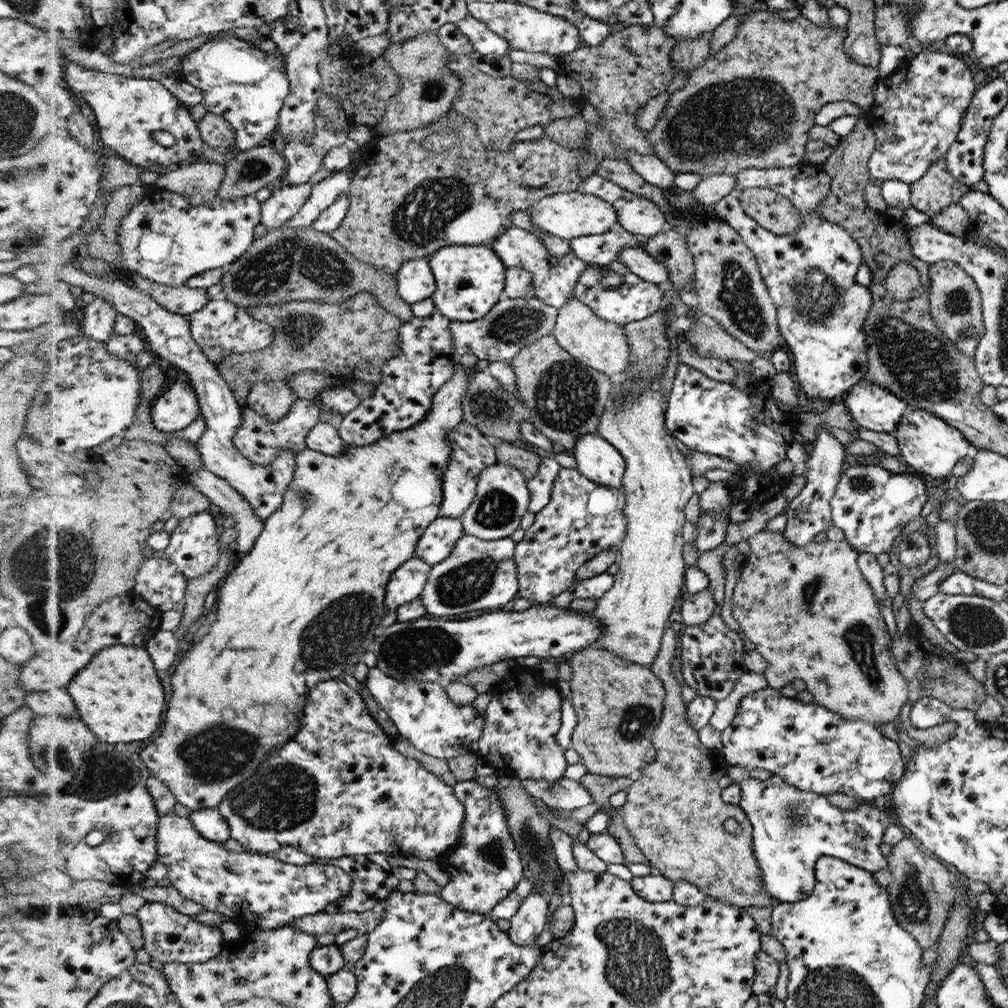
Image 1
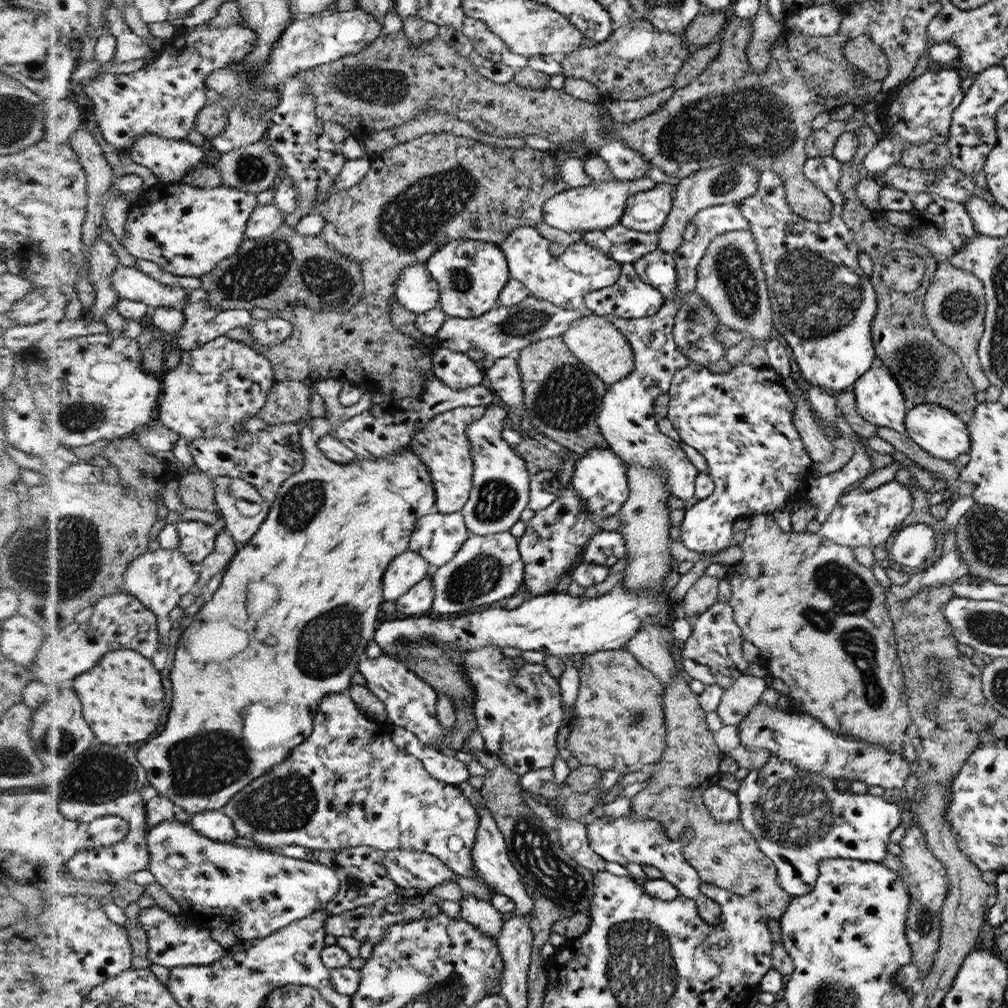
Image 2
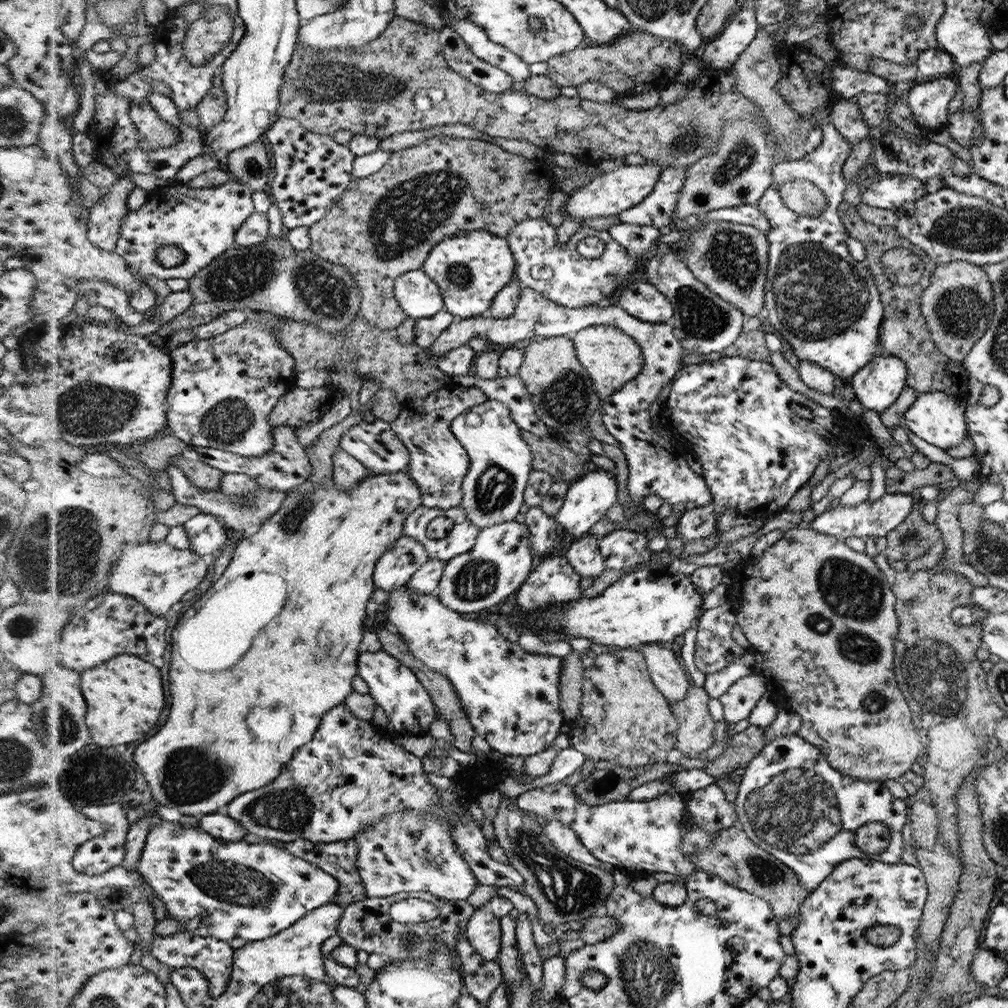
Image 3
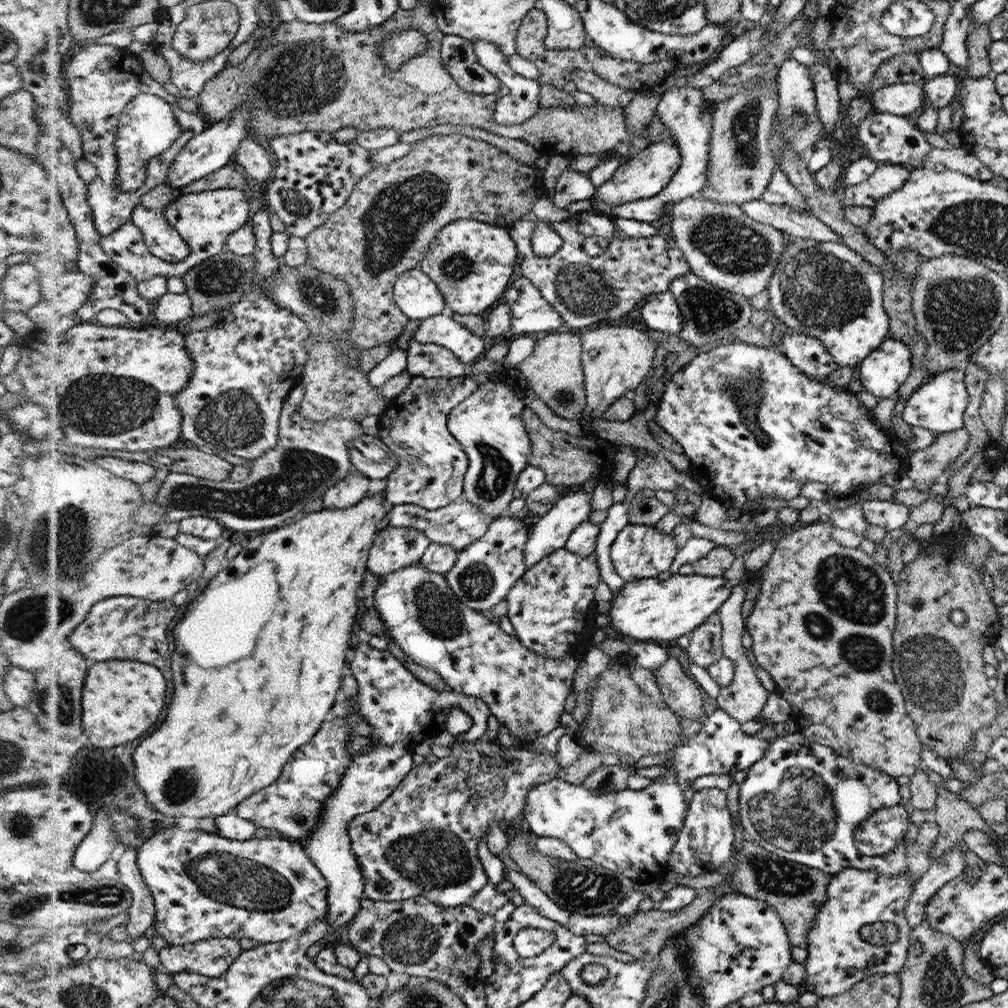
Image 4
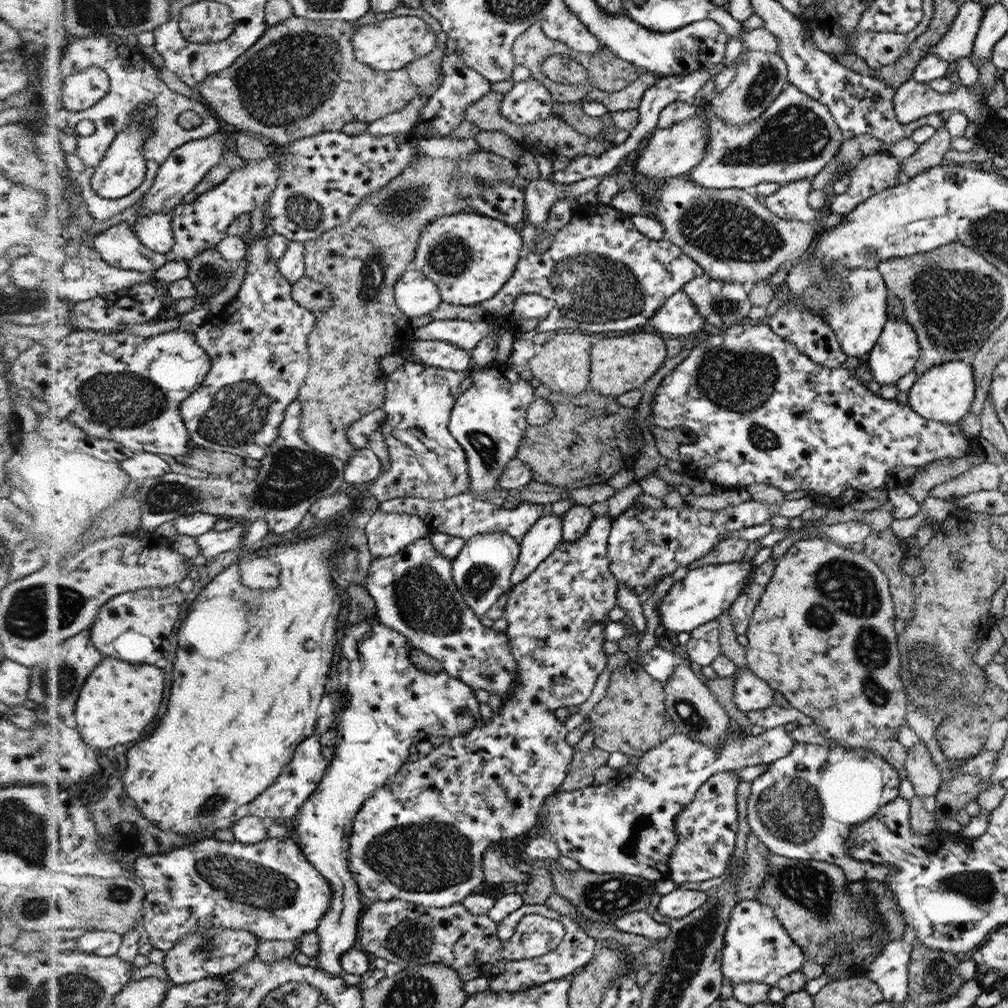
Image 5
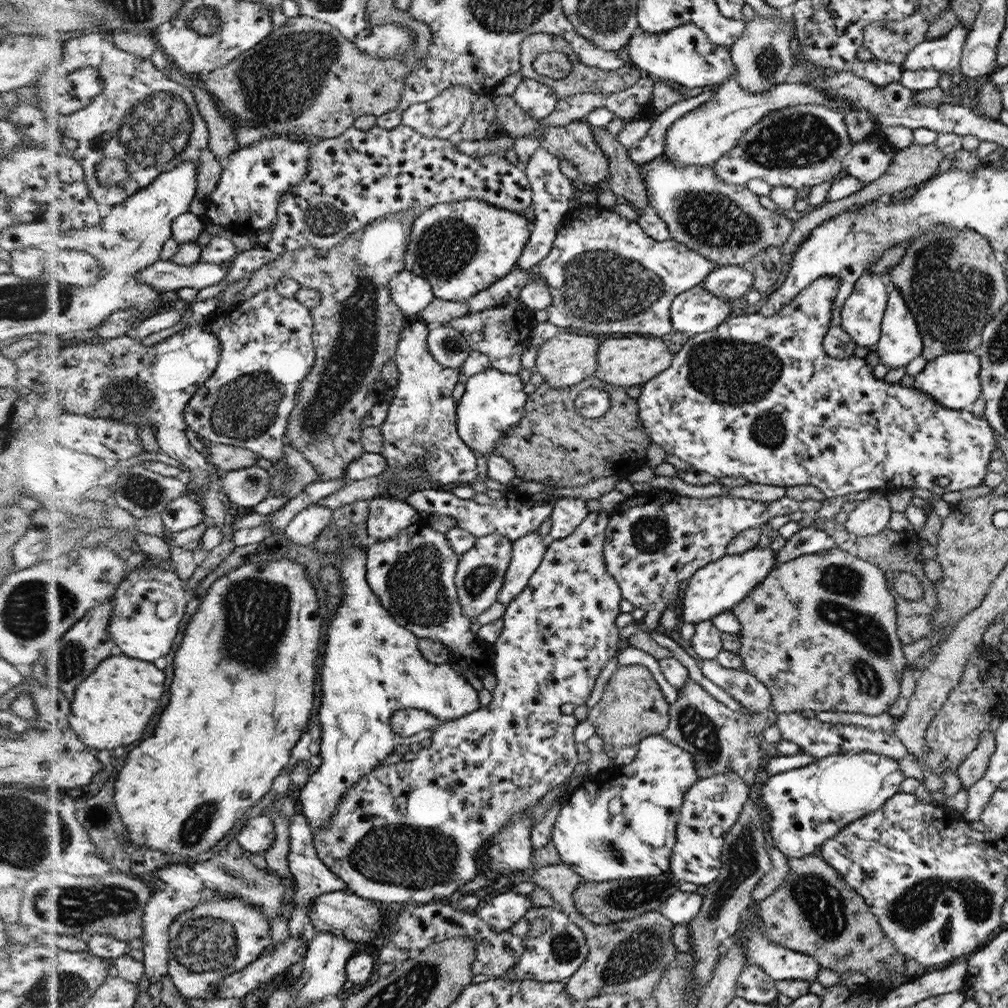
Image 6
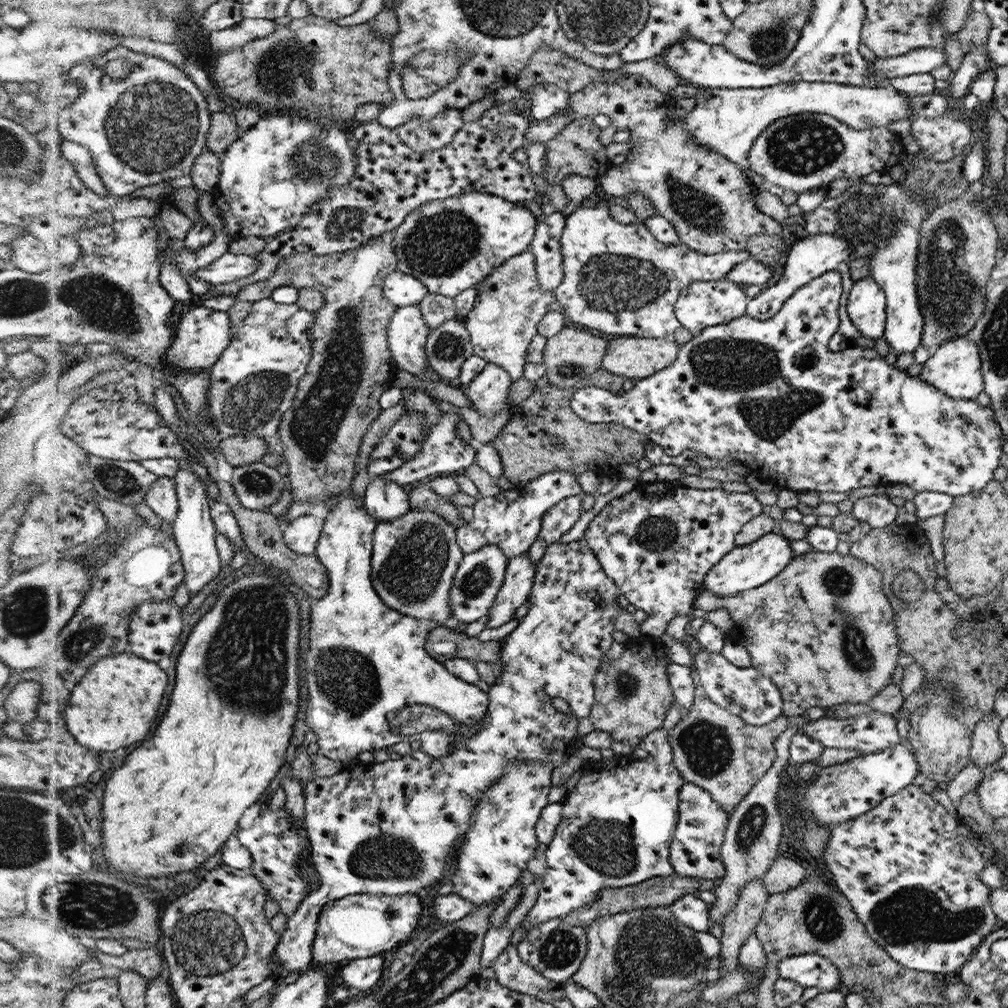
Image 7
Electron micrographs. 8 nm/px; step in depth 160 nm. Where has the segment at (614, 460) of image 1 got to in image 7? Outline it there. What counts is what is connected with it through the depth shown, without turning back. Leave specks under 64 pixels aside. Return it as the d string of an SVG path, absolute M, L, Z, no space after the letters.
M528 553L508 560L503 585L489 610L490 620L486 629L497 629L512 620L512 614L526 602L531 594L534 578L534 565Z

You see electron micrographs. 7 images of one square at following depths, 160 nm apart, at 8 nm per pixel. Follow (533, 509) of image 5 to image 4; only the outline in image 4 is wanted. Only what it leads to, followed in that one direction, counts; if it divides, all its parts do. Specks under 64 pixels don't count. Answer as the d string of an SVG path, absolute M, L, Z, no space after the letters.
M461 499L436 510L428 510L415 504L392 505L388 509L390 525L392 526L410 526L416 530L423 531L431 542L451 546L455 550L462 551L472 542L482 538L482 535L488 530L490 523L498 516L484 514L475 504Z

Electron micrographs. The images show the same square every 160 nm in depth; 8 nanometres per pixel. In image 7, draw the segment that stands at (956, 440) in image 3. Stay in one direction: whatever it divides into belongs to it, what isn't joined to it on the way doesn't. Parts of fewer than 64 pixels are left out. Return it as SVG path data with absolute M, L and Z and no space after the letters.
M960 336L933 349L931 358L922 366L919 378L931 386L939 388L952 399L975 400L984 392L983 374L980 374L980 355L978 344L970 336Z

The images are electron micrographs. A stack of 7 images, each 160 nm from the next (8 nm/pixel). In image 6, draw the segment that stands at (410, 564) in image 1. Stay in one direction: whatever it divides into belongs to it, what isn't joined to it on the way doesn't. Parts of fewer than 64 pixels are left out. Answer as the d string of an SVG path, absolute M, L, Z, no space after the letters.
M386 494L369 500L367 533L371 541L398 537L409 526L414 525L416 520L416 510L406 501L392 500Z

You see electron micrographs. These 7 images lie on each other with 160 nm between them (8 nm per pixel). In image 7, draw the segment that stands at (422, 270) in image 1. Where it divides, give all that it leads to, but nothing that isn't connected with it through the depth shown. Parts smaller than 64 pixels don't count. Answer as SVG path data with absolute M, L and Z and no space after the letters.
M398 270L383 282L383 294L396 307L419 305L428 293L427 286L419 278Z

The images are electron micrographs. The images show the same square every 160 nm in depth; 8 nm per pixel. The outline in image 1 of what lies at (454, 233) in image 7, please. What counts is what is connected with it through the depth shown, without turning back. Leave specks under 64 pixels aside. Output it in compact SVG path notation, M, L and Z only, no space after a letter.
M483 245L443 246L428 257L431 269L435 273L437 289L431 297L436 310L454 321L472 322L480 320L495 308L498 296L503 294L504 262L490 248Z

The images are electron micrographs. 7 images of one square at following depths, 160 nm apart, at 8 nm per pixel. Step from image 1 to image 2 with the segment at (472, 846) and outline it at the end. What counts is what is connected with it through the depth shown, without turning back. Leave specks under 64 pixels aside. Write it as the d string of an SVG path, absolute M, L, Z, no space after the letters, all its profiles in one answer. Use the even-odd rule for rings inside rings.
M488 807L476 809L479 813L479 838L473 850L473 858L475 858L476 868L479 870L479 881L494 889L494 894L508 896L515 903L514 912L516 915L532 913L534 910L534 899L520 879L519 870L510 858L507 842L498 828L498 823L495 821L494 815ZM468 894L459 903L459 916L462 920L473 924L493 939L497 938L498 934L502 932L504 924L502 914L490 900L480 900L480 898Z

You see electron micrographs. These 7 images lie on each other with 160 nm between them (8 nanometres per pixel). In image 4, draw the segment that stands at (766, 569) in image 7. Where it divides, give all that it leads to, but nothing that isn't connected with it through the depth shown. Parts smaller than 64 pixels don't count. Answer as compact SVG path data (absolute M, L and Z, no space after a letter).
M671 575L667 580L657 577L643 578L640 581L626 581L615 595L606 613L612 630L616 630L638 642L662 642L689 636L707 618L720 610L731 596L735 583L723 576Z

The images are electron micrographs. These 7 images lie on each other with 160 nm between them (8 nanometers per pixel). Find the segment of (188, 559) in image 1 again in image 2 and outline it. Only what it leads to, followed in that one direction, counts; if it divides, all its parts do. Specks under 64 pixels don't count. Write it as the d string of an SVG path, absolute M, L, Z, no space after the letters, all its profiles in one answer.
M203 521L177 523L181 538L179 550L192 562L203 563L215 552L221 526Z

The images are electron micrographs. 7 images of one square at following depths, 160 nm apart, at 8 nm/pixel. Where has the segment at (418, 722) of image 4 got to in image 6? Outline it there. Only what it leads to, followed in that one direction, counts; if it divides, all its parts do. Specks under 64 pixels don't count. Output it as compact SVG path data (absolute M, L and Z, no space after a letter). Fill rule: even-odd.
M350 546L347 550L341 550L341 548L329 549L329 552L325 552L325 558L323 559L324 565L334 565L341 572L341 587L343 588L343 594L341 594L341 602L332 615L332 621L328 626L328 638L324 642L324 657L322 658L322 666L320 666L320 682L322 682L322 699L320 700L320 709L318 710L315 722L322 728L321 730L321 745L319 755L322 757L322 764L316 769L315 773L310 776L310 780L306 785L303 786L301 790L297 792L297 803L300 806L301 813L306 817L308 826L312 829L312 833L316 832L316 829L322 829L324 825L329 822L332 816L335 816L335 812L339 808L339 804L343 794L350 790L362 777L366 774L371 773L372 770L376 770L381 765L380 762L384 758L388 758L389 754L394 753L394 748L398 744L414 744L418 742L420 738L424 736L432 736L430 729L424 730L424 732L418 731L418 734L414 736L404 737L396 735L395 731L392 730L391 716L394 715L398 710L402 709L414 709L425 710L429 712L432 716L439 718L439 720L454 720L462 717L466 717L475 710L478 710L480 706L480 701L478 699L478 690L468 681L466 678L457 672L450 663L442 664L428 664L426 659L422 656L422 653L418 650L419 636L416 636L414 632L408 630L404 626L400 626L396 622L395 617L386 610L381 604L380 599L374 591L371 589L370 584L367 582L367 551L366 548L361 548L361 546ZM317 933L308 943L306 957L304 957L304 970L300 978L293 985L293 993L298 1007L313 1005L326 997L334 997L343 992L347 981L347 963L359 951L358 944L349 941L336 933Z

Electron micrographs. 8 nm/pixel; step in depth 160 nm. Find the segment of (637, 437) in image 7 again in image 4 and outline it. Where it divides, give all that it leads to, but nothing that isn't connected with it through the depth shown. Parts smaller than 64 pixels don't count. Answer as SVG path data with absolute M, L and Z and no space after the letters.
M530 409L524 410L524 423L528 422L528 433L532 439L532 466L540 468L545 472L545 483L554 486L583 485L588 479L600 473L600 481L592 492L592 510L607 510L612 507L614 494L614 484L611 478L615 470L614 457L618 452L618 447L625 444L614 444L609 440L598 437L595 431L585 436L574 437L571 434L550 430L545 425L540 424L536 414Z

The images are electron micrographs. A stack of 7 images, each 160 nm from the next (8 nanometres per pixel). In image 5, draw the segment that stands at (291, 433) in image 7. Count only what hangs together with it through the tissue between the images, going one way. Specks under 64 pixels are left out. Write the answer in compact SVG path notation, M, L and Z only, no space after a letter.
M483 149L478 154L472 154L466 159L434 158L424 156L407 166L394 180L379 192L372 193L362 205L352 212L352 218L338 228L328 229L322 237L316 240L304 241L305 274L316 282L326 285L335 298L332 308L319 314L314 328L307 338L310 352L310 370L306 384L299 392L301 401L300 436L318 452L332 455L344 460L350 460L360 448L349 442L346 436L348 426L362 419L368 413L380 409L387 399L386 374L380 374L378 358L384 354L400 353L409 341L414 340L414 330L410 328L411 321L399 309L395 302L395 285L414 265L415 254L419 248L419 238L425 226L437 218L456 212L474 211L461 199L461 190L453 181L457 174L475 175L484 183L492 184L500 180L509 180L527 190L529 181L520 173L519 168L504 156L498 156Z

